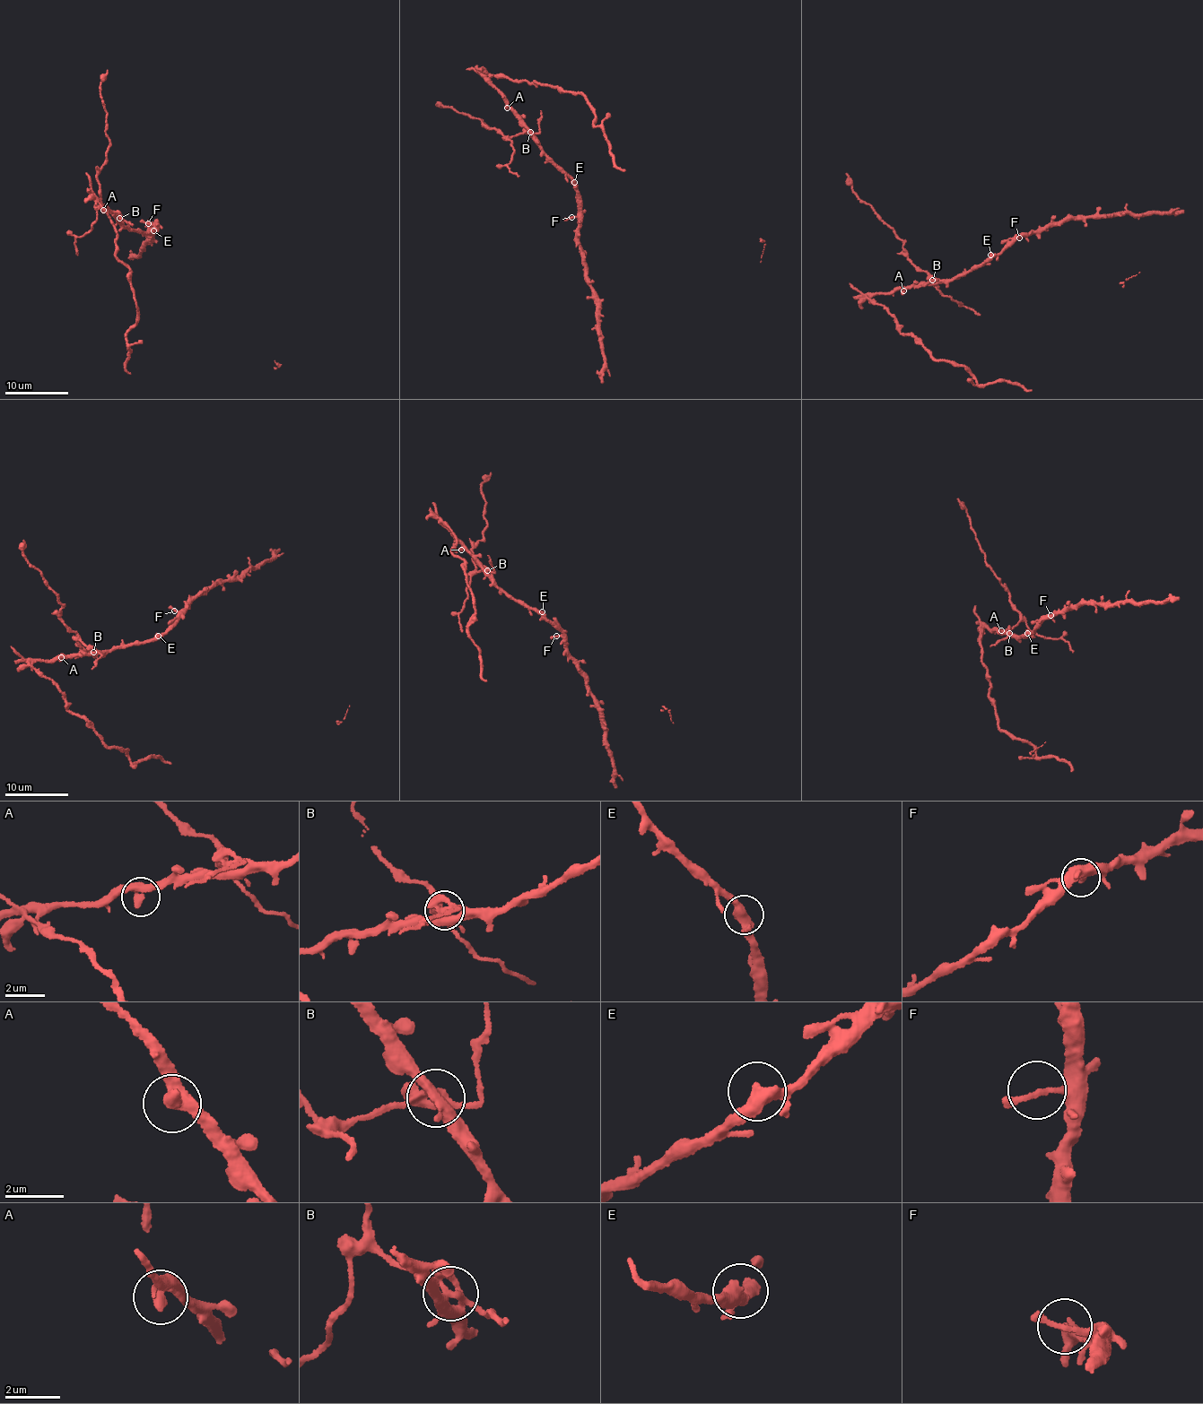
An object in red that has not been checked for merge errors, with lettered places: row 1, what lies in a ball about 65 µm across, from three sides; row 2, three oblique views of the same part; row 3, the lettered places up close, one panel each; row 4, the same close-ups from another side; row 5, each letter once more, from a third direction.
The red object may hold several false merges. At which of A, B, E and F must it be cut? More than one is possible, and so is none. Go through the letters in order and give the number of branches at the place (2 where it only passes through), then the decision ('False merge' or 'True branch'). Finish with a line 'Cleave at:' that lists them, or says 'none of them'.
A: Branches: 2. True branch
B: Branches: 6. False merge
E: Branches: 3. True branch
F: Branches: 2. True branch
Cleave at: B

